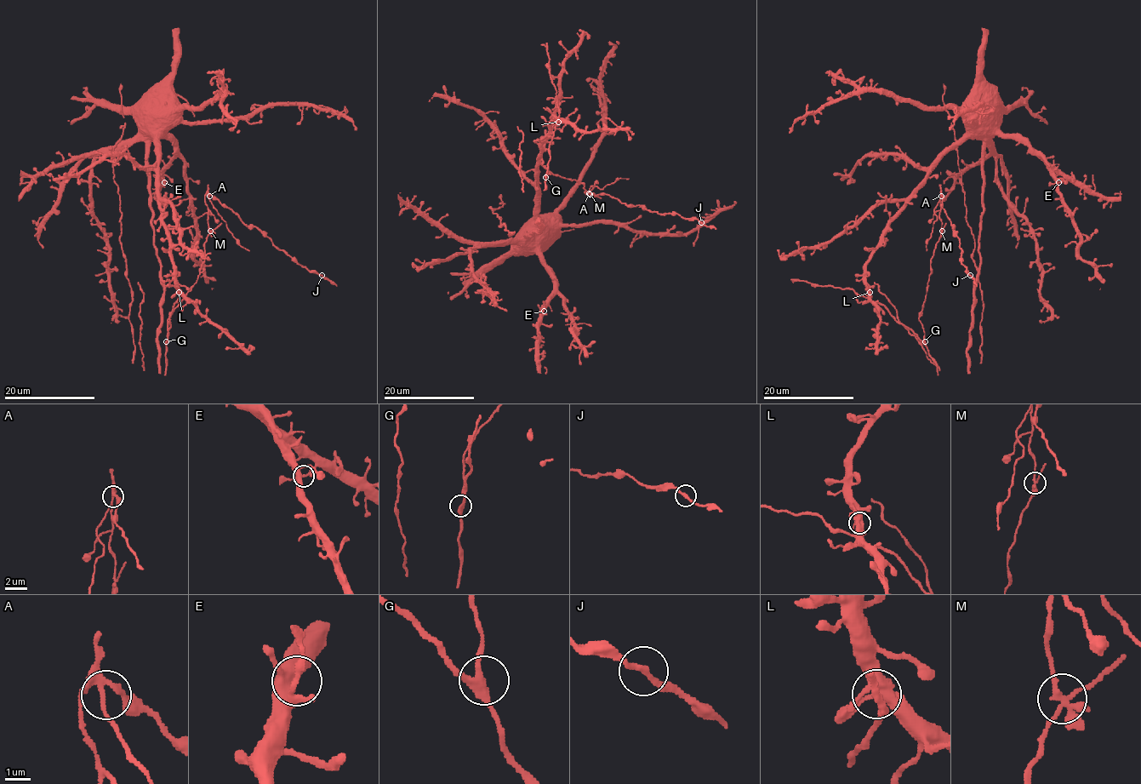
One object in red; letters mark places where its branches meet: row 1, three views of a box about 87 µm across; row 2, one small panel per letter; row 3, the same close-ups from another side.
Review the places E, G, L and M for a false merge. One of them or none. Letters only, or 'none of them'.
M

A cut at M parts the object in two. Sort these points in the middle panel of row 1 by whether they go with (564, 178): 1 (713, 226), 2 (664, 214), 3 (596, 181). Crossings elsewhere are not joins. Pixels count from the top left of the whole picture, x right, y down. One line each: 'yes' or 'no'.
1: no
2: no
3: no

